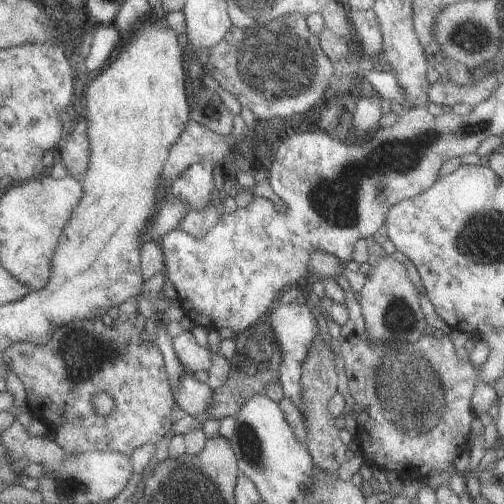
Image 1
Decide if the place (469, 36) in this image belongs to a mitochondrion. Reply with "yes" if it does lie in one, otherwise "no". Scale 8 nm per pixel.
yes

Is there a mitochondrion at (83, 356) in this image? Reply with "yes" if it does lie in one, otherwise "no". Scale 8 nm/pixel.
yes

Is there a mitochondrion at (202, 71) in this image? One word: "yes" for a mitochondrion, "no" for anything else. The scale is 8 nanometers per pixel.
no

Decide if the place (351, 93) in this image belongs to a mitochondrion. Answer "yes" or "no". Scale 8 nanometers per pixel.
no

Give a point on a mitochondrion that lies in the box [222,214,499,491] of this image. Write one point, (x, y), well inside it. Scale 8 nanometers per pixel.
(407, 378)

